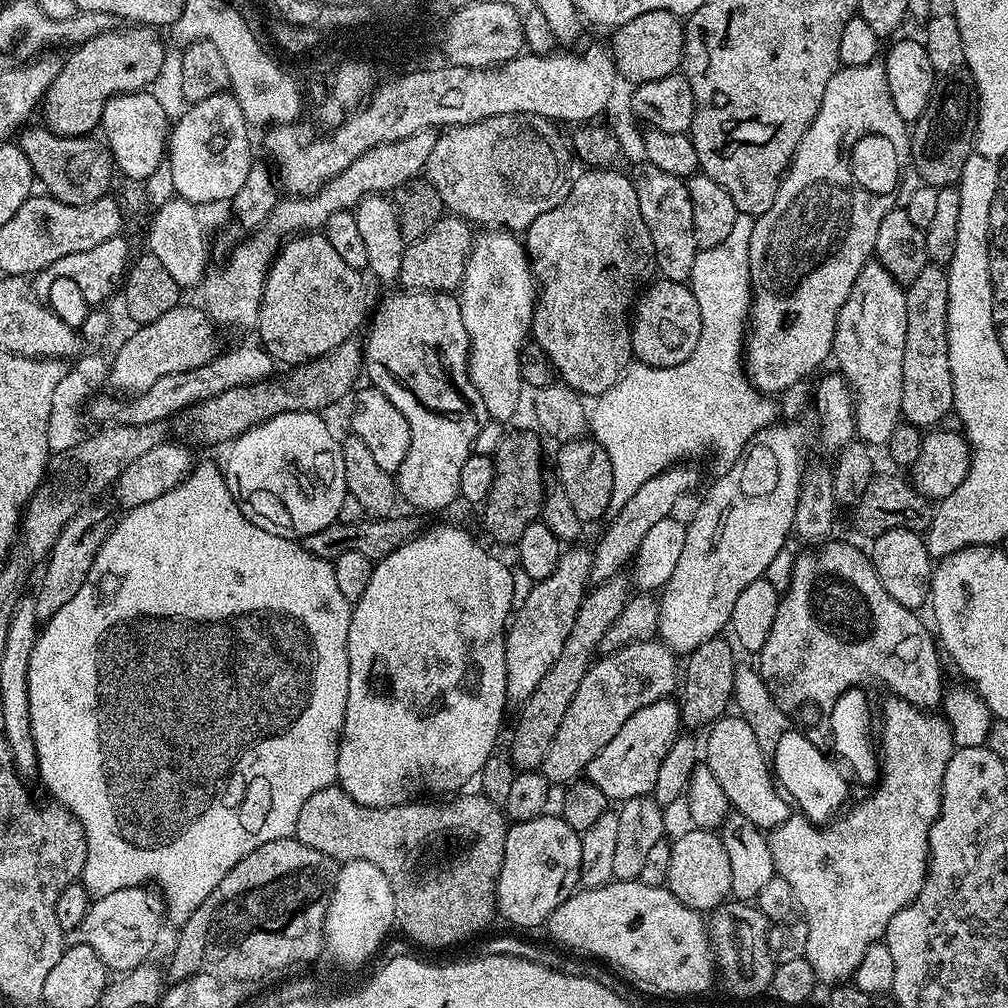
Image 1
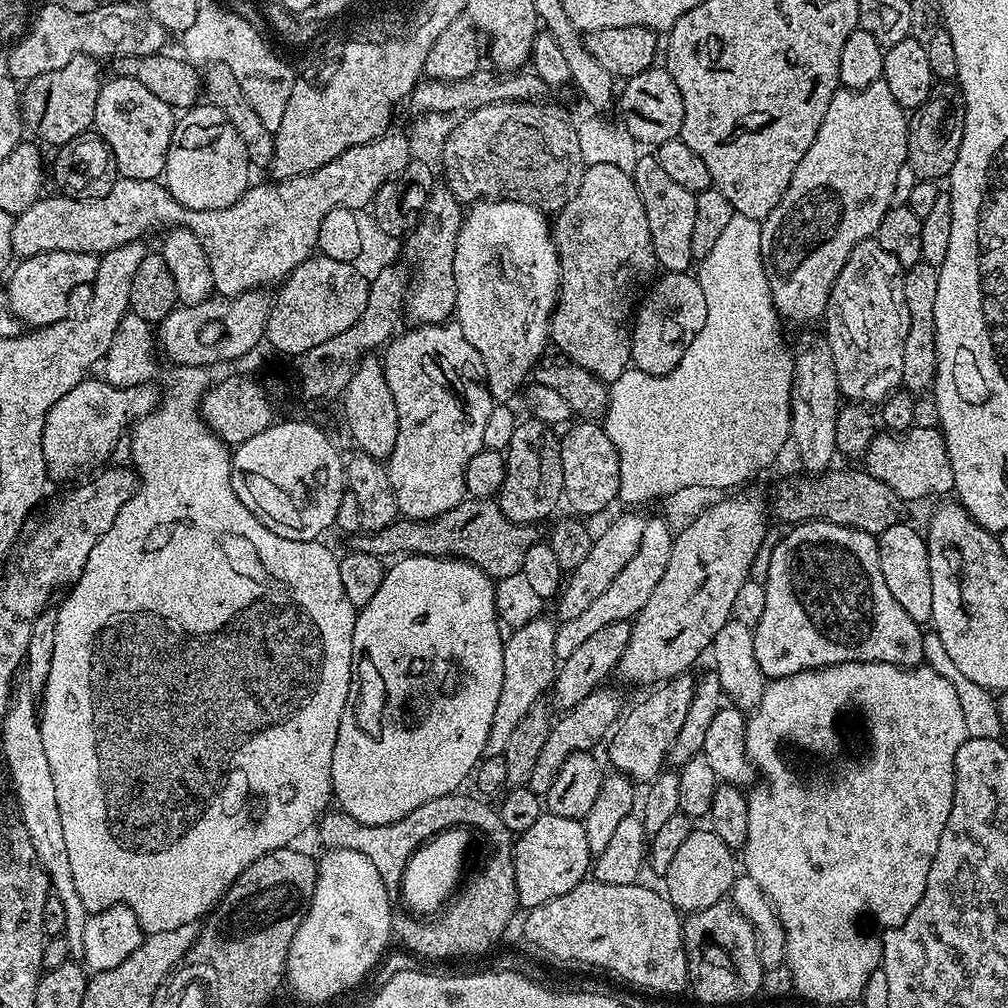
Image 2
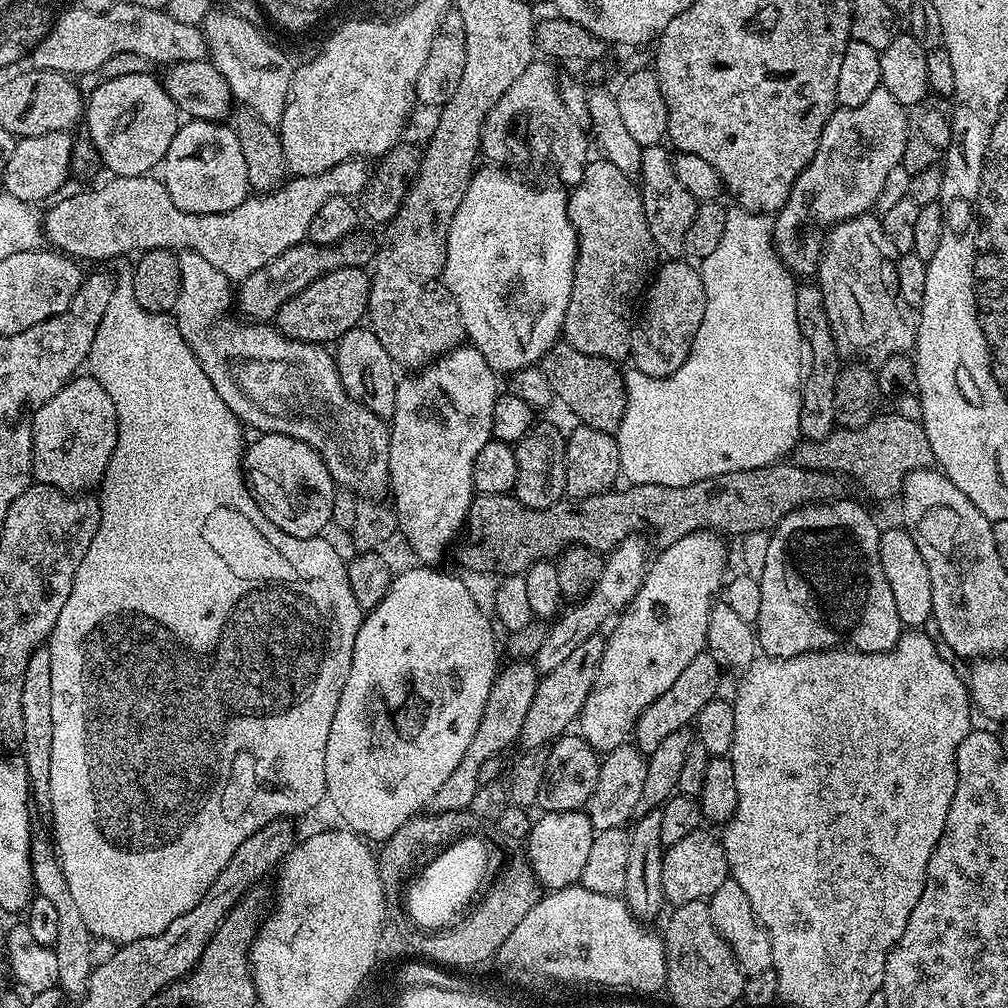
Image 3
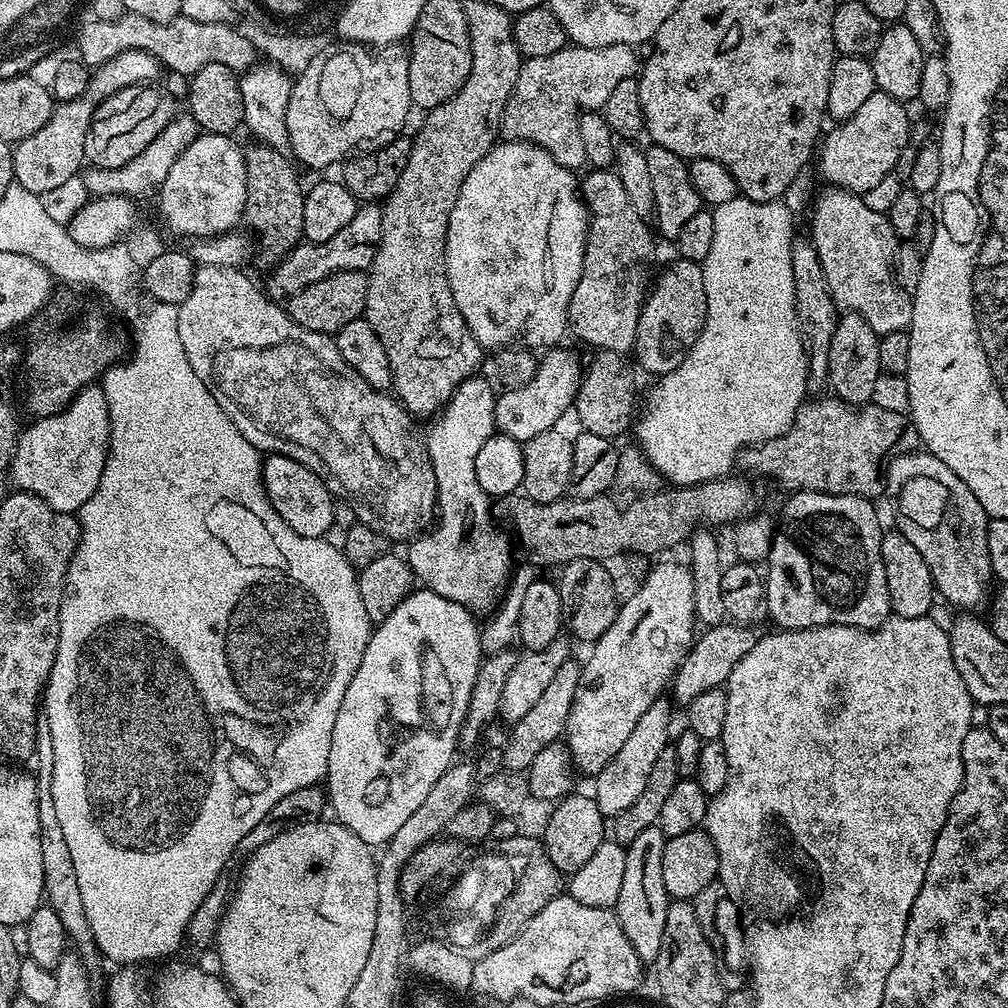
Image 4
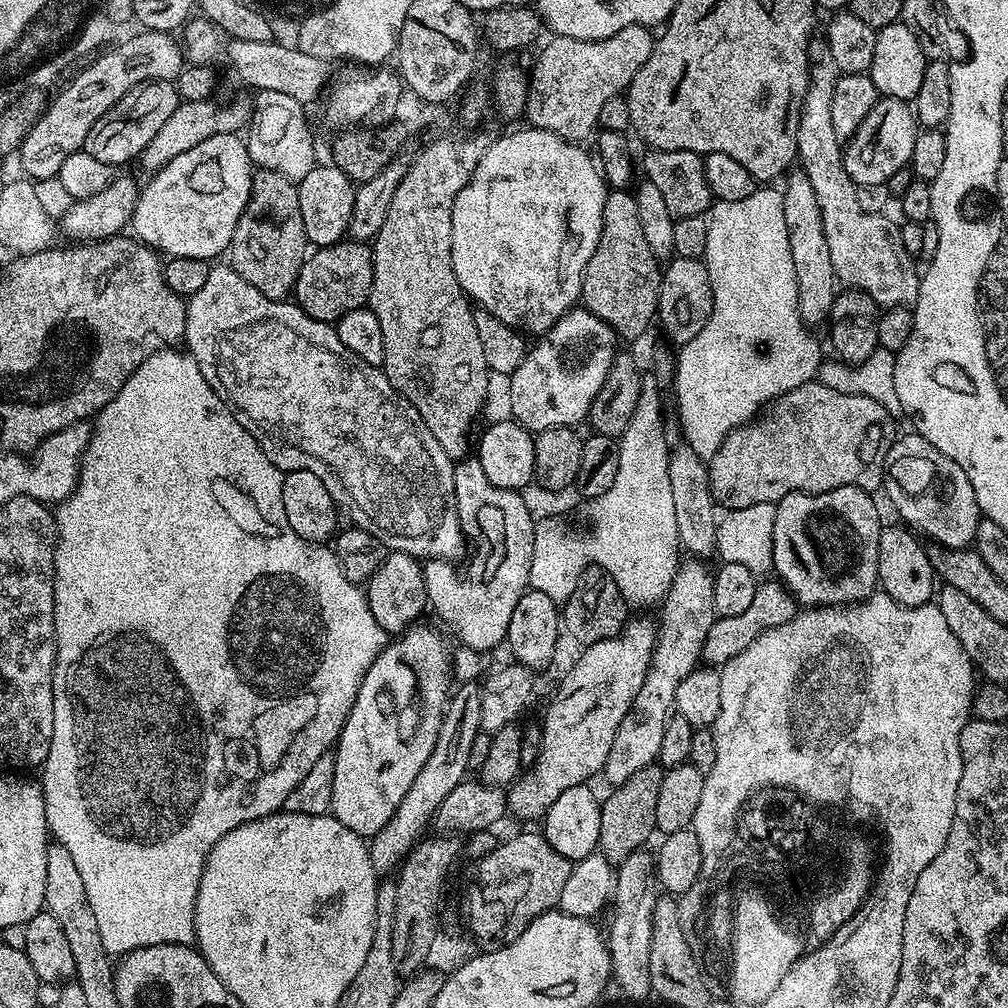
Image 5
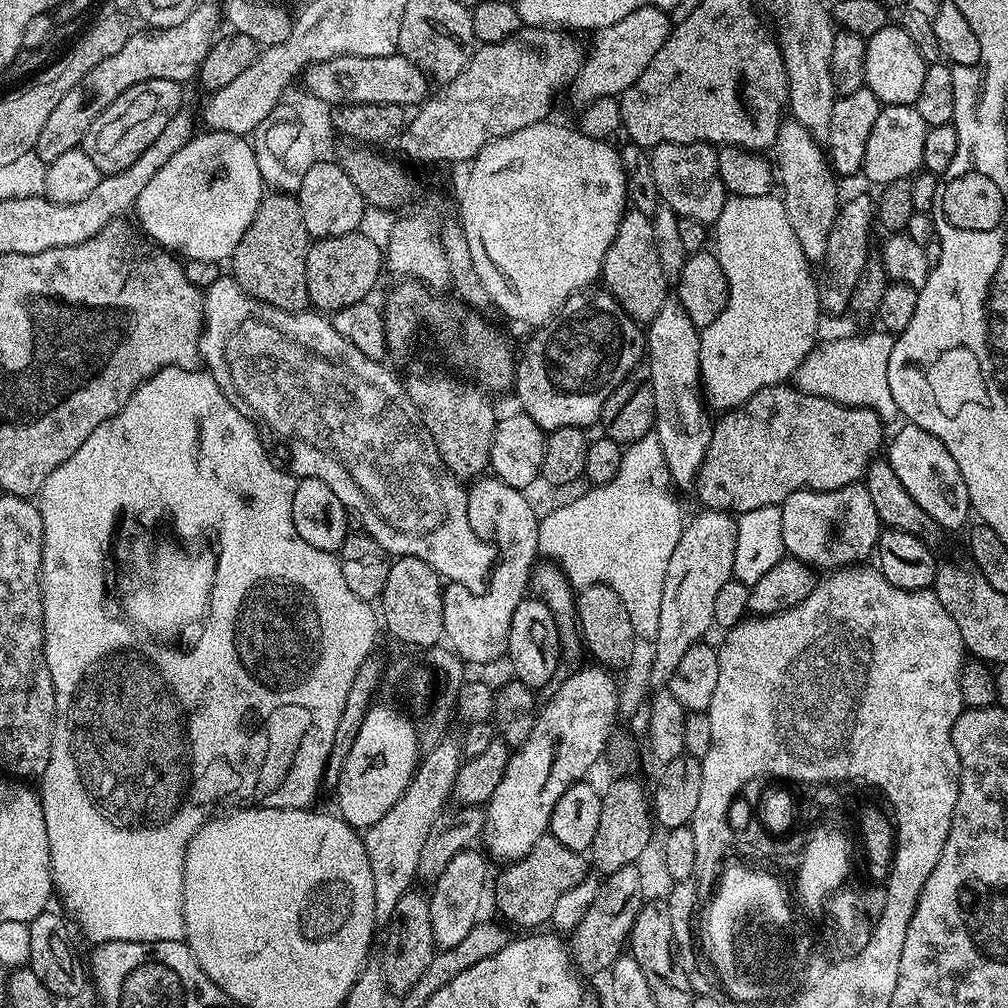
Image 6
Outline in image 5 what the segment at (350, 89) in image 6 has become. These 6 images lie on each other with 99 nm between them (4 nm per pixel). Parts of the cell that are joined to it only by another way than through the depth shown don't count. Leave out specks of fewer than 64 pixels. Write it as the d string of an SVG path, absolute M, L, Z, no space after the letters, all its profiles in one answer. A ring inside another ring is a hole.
M229 39L227 43L224 48L225 58L232 63L233 70L240 75L241 82L249 84L252 90L262 92L278 90L278 94L286 94L298 103L308 106L311 105L311 100L321 99L322 93L329 87L334 76L333 65L329 61L314 58L298 46L288 47L275 39L266 42L242 42Z

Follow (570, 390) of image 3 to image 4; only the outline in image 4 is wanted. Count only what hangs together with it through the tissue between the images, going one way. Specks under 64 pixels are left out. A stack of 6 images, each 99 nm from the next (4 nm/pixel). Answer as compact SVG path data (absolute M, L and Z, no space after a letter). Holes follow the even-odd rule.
M619 352L595 353L596 361L587 365L583 373L580 388L576 391L574 413L580 419L580 428L590 434L598 434L602 438L615 441L624 431L631 429L634 424L636 410L636 376L632 373L633 365L627 355Z

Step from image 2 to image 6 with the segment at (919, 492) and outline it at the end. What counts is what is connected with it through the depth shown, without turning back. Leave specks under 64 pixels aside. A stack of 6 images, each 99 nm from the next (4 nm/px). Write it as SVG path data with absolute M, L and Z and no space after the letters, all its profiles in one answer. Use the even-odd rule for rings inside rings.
M787 383L775 384L769 388L758 390L758 394L751 396L745 404L739 404L736 408L729 408L721 416L724 417L720 421L718 419L715 421L712 429L712 441L708 447L706 458L700 467L700 472L696 476L696 483L694 485L694 492L700 495L700 500L704 503L701 505L713 512L739 514L750 510L758 510L759 507L781 505L786 498L790 498L790 494L794 494L803 488L809 488L815 492L829 492L830 490L838 490L842 486L861 483L864 475L868 473L868 468L872 465L873 460L881 455L882 449L886 444L886 435L884 436L886 424L874 410L840 405L836 401L830 401L824 397L815 397L814 394L801 392L799 388L789 386Z

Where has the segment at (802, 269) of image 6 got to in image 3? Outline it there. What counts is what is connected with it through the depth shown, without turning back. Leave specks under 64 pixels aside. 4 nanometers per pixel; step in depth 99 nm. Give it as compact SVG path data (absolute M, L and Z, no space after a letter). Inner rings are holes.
M739 206L733 207L726 218L726 228L722 230L722 239L710 258L699 261L698 267L702 286L706 290L706 314L702 314L702 326L698 326L698 334L690 346L690 354L678 370L669 376L647 376L635 370L624 372L626 386L626 410L622 414L622 422L614 433L620 470L628 484L657 484L658 486L690 486L694 482L702 482L702 478L714 478L718 474L730 474L738 470L754 470L767 464L783 461L784 456L795 449L800 434L800 411L802 410L802 373L806 368L806 349L804 339L798 330L798 314L796 313L797 281L780 261L776 247L772 241L772 220L759 212L748 212Z

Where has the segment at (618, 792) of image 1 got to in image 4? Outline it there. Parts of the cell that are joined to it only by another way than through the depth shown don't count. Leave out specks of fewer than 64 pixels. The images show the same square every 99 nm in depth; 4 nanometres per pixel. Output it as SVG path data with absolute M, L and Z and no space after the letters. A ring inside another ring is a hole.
M732 622L713 624L705 627L703 631L693 639L692 649L686 653L676 675L672 677L671 699L677 705L680 703L680 706L687 706L694 698L698 698L698 694L704 694L706 690L727 685L734 666L738 666L738 662L742 662L742 658L746 658L746 654L754 650L758 639L758 632L755 632L752 626L737 626Z

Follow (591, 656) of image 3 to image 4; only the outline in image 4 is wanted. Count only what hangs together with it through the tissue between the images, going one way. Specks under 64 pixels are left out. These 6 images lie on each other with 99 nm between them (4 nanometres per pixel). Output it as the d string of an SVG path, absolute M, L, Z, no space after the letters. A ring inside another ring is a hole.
M570 658L554 674L554 679L546 686L546 691L530 706L527 714L522 714L518 723L511 725L507 729L508 741L502 744L504 754L503 767L509 772L527 773L530 762L534 762L534 757L546 746L557 743L564 735L566 718L570 714L570 706L574 702L574 694L580 685L581 665L575 664L575 659Z

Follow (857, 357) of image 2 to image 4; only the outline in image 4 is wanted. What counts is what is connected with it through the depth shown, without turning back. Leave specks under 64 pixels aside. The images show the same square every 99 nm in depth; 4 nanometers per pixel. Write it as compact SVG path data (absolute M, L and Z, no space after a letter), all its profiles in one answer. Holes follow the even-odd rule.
M825 187L825 192L816 200L816 209L812 212L812 233L810 239L818 258L822 262L822 274L830 286L837 309L856 312L881 337L891 332L902 332L912 327L912 296L896 283L894 265L898 237L890 226L887 215L866 206L863 195L849 192L846 188Z

